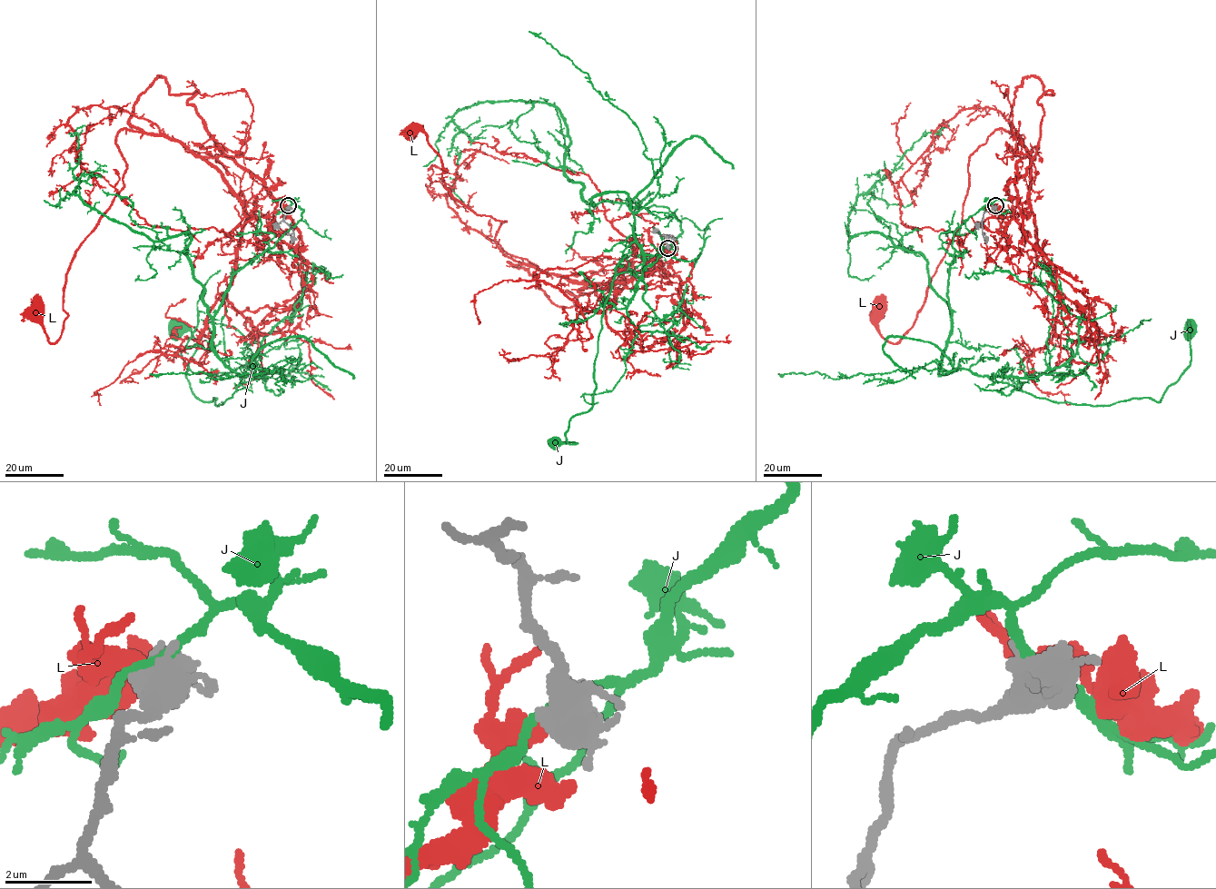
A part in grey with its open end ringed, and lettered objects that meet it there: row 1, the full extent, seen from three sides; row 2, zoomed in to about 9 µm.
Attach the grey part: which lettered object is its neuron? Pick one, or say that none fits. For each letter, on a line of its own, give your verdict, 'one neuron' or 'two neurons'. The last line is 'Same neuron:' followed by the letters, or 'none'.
J: two neurons
L: two neurons
Same neuron: none

